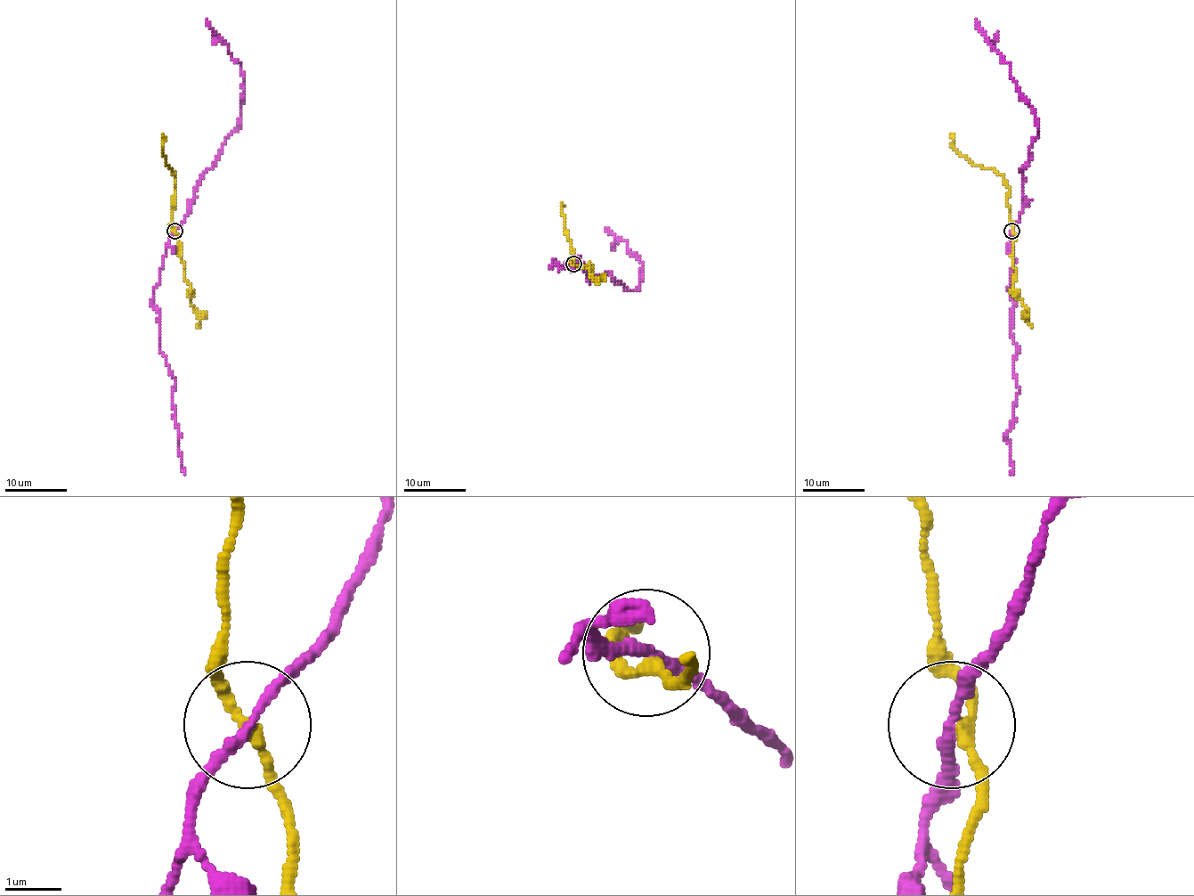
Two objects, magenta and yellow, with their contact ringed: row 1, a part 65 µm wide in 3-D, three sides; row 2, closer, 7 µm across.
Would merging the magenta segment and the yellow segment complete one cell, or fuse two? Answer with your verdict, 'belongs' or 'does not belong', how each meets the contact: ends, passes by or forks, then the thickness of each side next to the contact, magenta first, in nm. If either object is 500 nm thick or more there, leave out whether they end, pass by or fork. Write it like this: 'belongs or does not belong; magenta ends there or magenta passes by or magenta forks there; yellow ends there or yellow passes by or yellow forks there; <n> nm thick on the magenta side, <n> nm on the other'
belongs; magenta passes by; yellow passes by; 180 nm thick on the magenta side, 180 nm on the other

